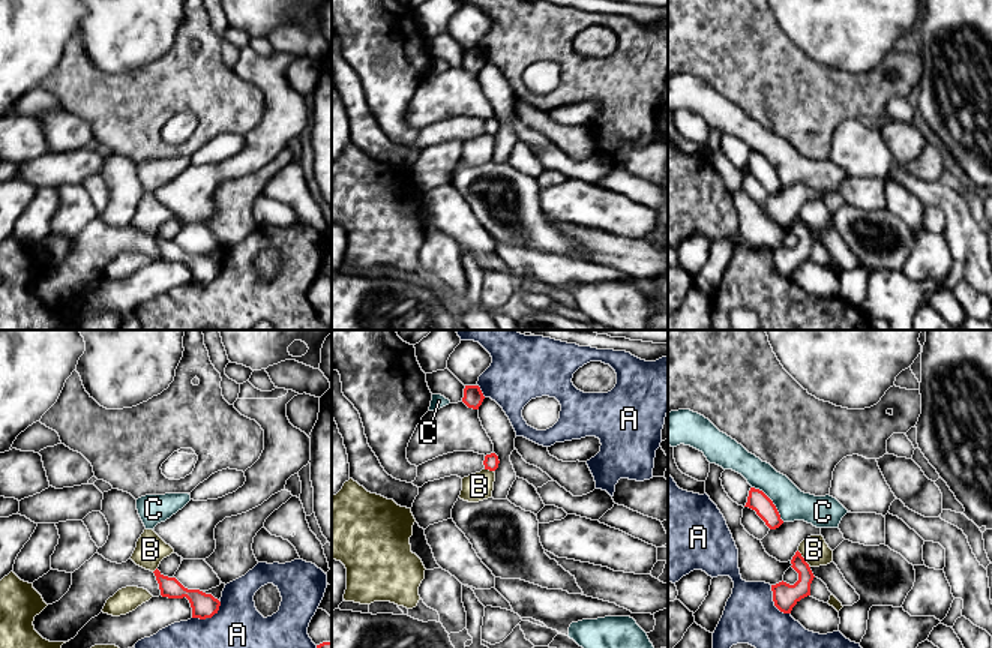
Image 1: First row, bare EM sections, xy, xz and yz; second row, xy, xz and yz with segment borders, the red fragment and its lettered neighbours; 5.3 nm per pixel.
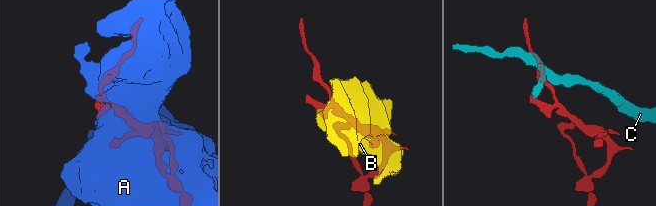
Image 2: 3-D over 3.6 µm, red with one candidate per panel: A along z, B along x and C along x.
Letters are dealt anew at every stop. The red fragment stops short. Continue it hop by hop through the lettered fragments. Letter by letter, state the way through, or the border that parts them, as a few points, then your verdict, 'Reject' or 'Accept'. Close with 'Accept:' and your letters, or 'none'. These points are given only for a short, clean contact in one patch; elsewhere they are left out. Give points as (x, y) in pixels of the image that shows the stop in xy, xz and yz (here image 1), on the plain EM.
A: Reject
B: Reject
C: Reject
Accept: none

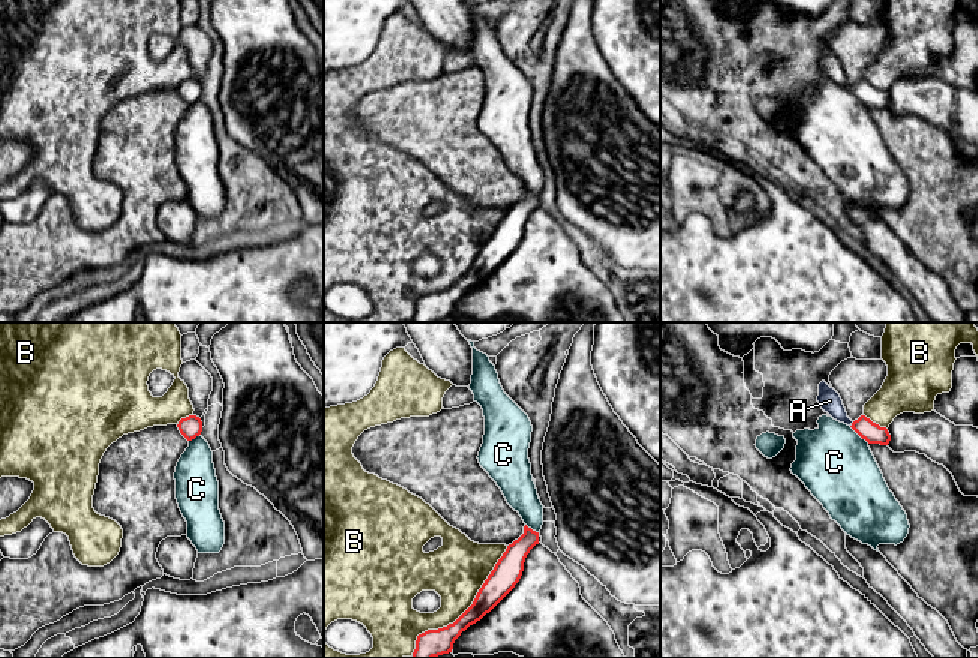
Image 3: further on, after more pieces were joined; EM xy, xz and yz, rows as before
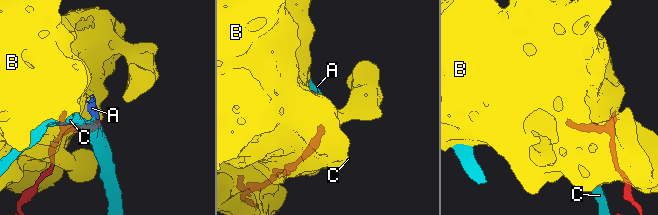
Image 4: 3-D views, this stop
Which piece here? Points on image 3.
A: Path across: yz (873, 98), (863, 90), (852, 89), (830, 65). Accept
B: Reject
C: Boundary: yz (849, 90), (869, 107). Reject
Accept: A

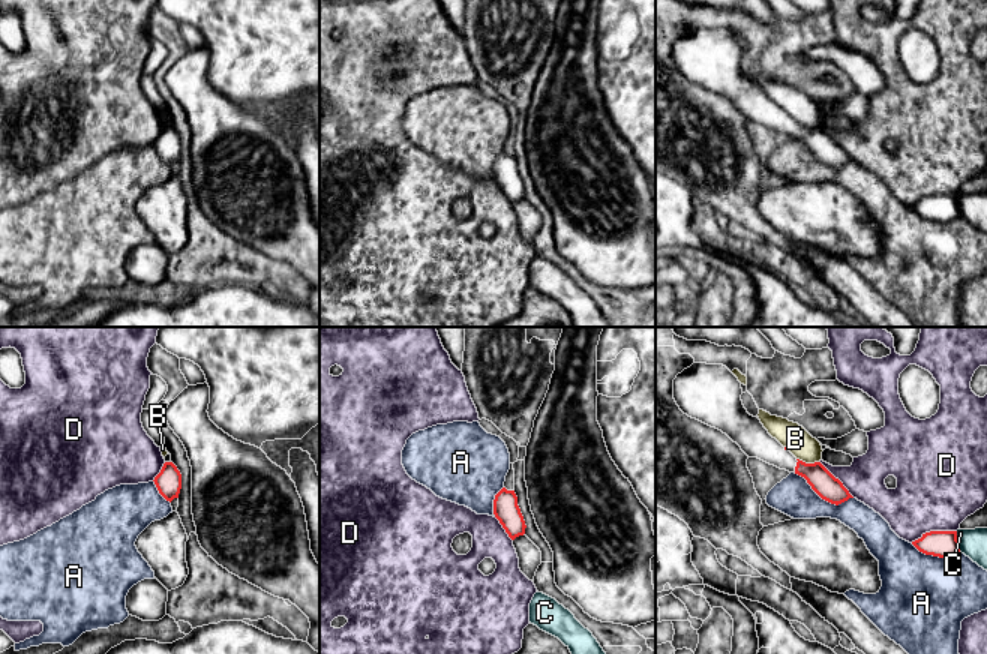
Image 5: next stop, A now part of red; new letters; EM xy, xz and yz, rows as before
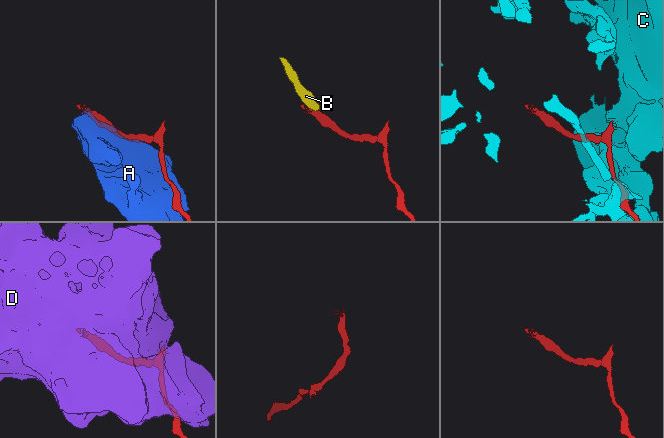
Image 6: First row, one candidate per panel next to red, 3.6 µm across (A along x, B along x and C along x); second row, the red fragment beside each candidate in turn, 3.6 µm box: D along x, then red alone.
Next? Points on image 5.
A: Reject
B: Boundary: yz (797, 122), (806, 126), (818, 126). Reject
C: Reject
D: Reject
Accept: none

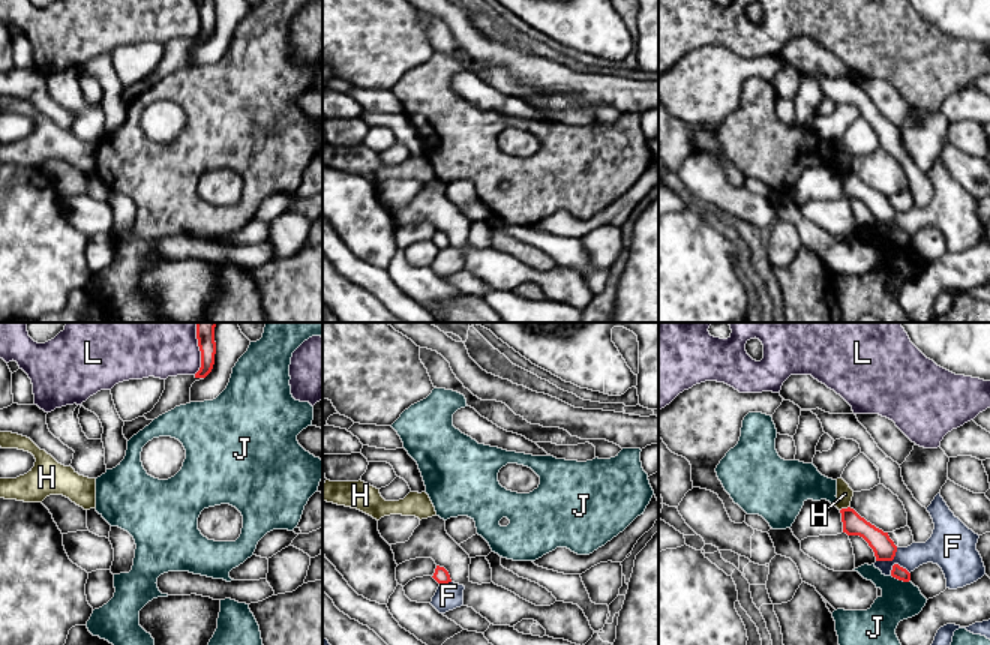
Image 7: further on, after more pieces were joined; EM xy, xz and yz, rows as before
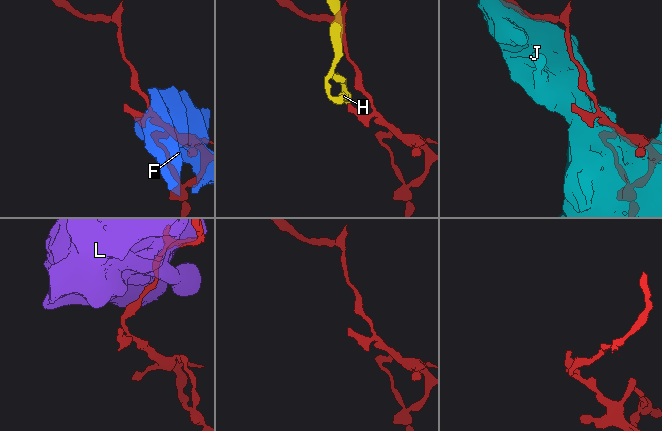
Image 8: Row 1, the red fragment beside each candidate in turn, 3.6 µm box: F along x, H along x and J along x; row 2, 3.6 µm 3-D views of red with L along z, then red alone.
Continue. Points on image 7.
F: Reject
H: Reject
J: Reject
L: Reject
Accept: none

